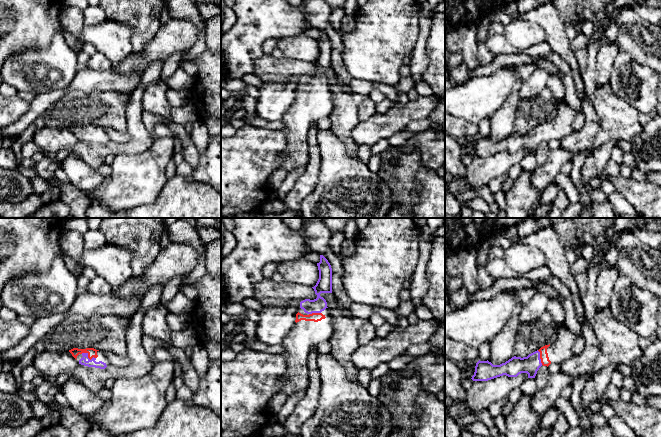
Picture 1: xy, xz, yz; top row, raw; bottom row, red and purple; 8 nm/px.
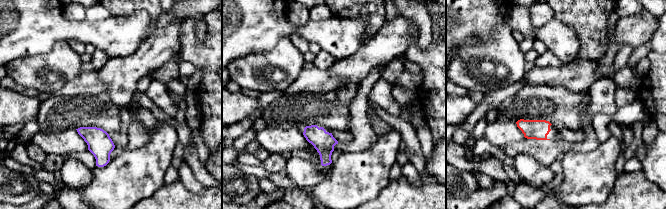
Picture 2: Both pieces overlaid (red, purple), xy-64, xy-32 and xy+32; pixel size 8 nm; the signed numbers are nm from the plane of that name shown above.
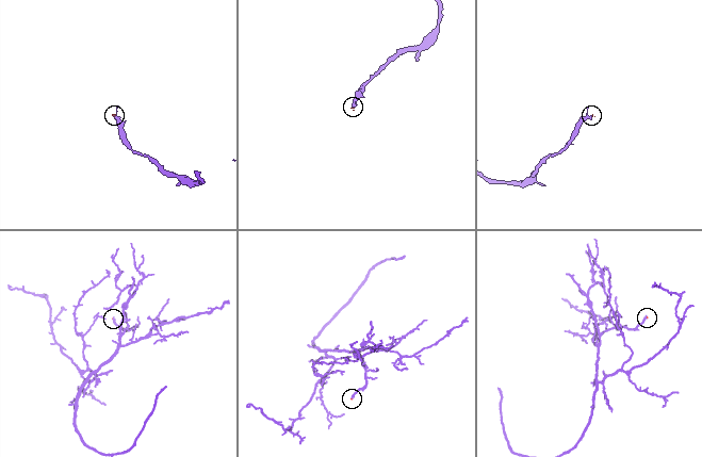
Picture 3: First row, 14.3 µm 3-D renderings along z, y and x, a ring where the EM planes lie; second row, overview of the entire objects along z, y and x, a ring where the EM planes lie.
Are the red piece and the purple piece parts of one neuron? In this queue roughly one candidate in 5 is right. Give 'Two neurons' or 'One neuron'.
One neuron

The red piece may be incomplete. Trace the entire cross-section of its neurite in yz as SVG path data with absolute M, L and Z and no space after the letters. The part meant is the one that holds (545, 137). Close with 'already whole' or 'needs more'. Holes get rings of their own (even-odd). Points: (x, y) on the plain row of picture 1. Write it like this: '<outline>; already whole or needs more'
M559 102L557 114L549 121L529 130L527 133L512 133L505 139L493 141L491 138L478 137L473 157L488 157L503 151L517 153L521 149L527 149L528 154L535 154L539 144L553 140L561 140L574 132L572 123L576 117L576 111L566 102Z; needs more

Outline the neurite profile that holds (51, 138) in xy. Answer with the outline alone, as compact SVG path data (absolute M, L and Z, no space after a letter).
M46 124L36 130L33 141L44 151L56 154L60 150L74 146L79 138L69 127Z

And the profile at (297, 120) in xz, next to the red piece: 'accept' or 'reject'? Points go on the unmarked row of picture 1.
accept

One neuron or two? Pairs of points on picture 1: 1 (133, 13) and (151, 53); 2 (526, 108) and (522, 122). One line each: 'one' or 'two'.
1: two
2: one

